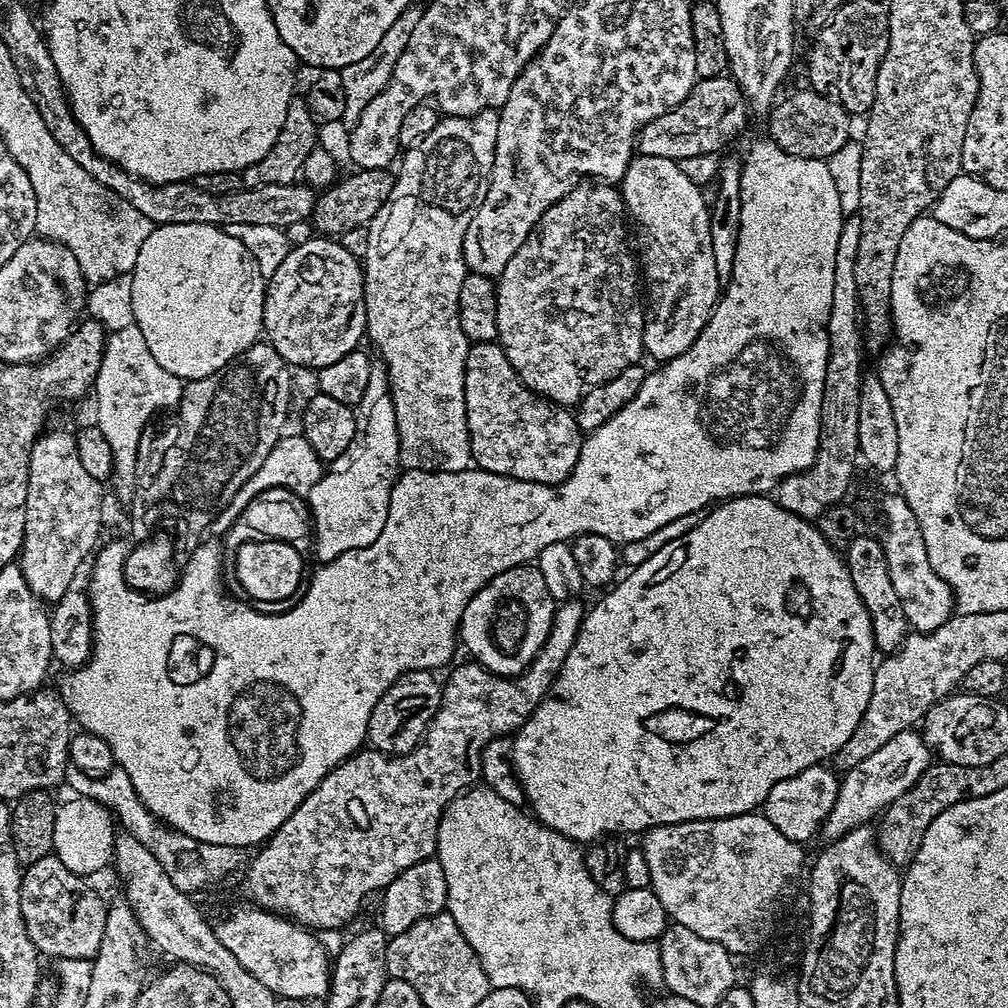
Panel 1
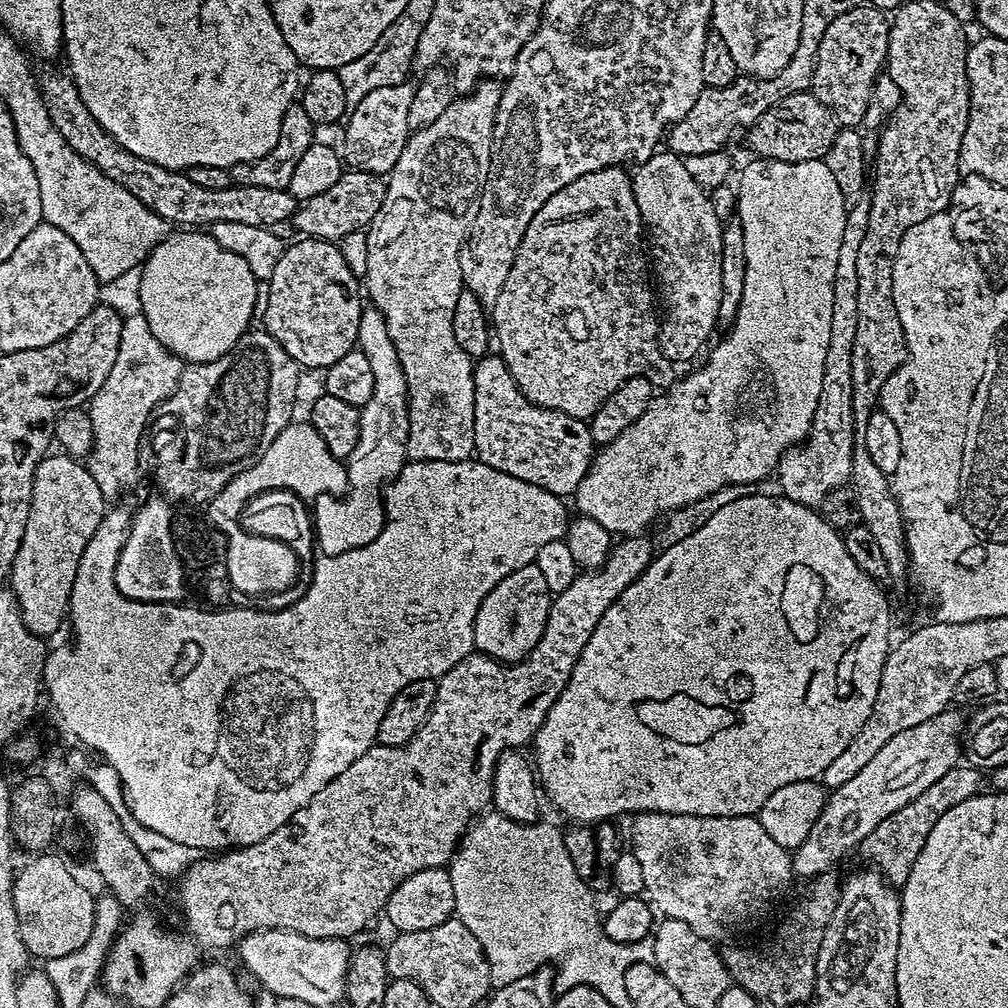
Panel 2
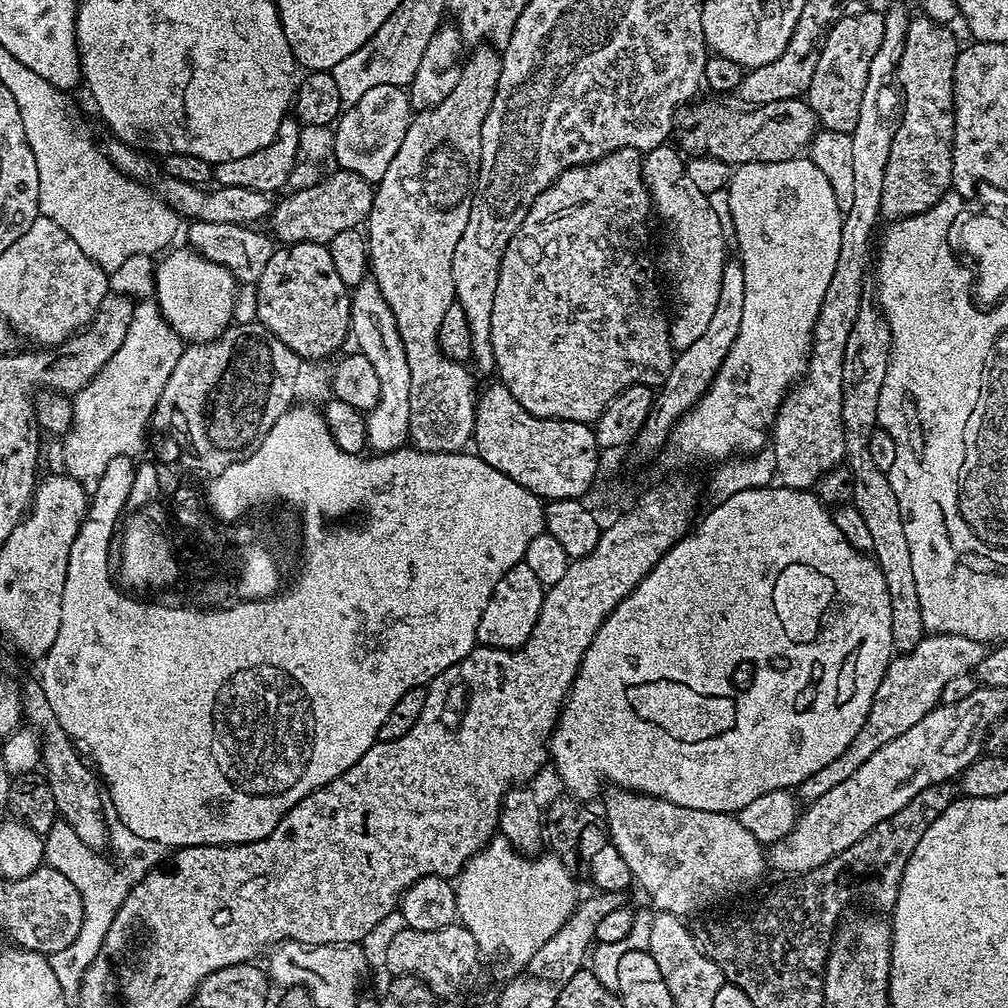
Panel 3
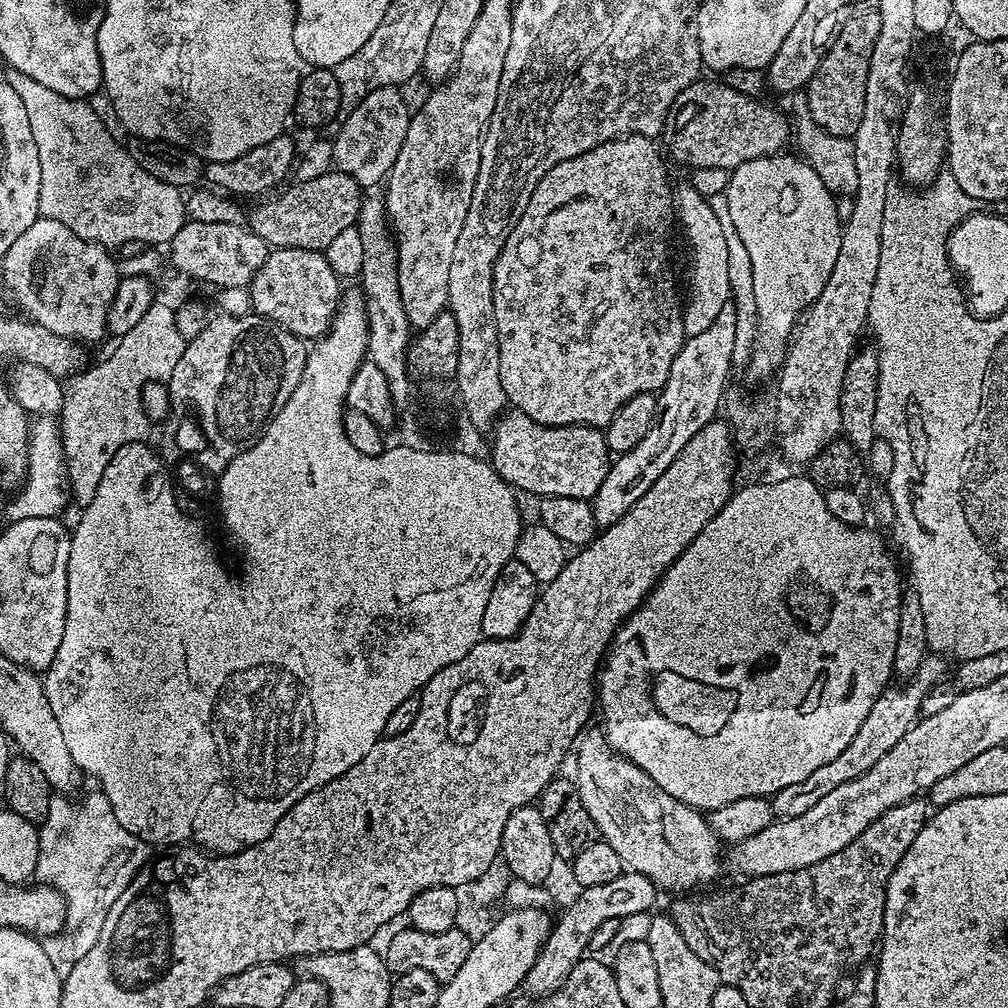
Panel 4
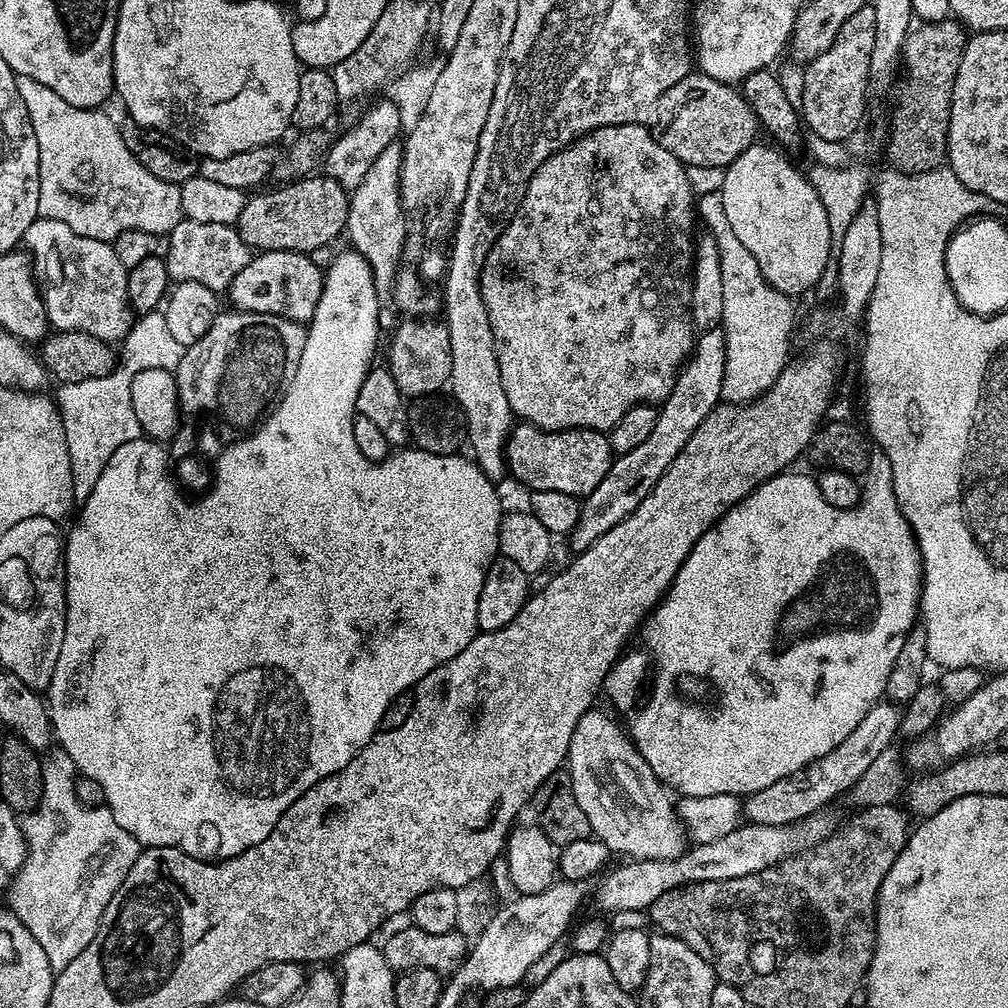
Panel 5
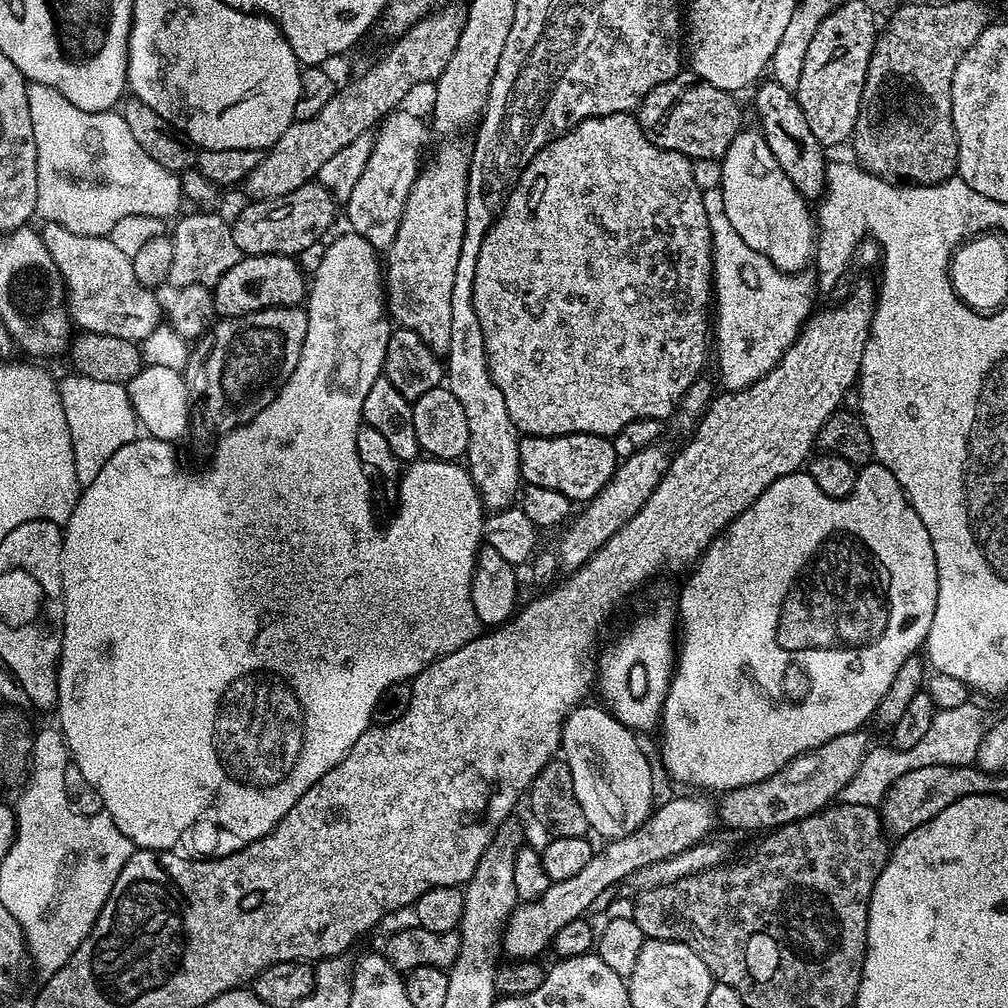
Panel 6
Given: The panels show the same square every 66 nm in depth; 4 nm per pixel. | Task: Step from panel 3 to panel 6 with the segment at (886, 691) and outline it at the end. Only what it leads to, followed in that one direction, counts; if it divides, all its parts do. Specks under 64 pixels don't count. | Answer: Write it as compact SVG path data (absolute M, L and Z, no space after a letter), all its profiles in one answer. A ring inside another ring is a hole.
M857 730L850 734L838 734L838 738L830 738L822 746L795 756L786 766L782 766L782 770L770 774L770 778L723 793L721 800L724 801L718 804L722 824L737 828L740 832L763 833L781 828L783 824L794 824L829 807L842 788L858 773L864 756L869 752L870 742L866 733Z

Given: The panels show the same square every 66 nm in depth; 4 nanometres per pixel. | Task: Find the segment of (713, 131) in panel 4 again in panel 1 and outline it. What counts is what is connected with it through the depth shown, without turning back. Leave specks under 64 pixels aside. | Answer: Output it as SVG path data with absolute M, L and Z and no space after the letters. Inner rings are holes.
M805 90L796 92L785 98L781 104L772 108L768 116L767 135L786 154L794 154L798 158L814 158L827 162L831 156L838 154L842 146L853 135L853 117L841 104L826 98L822 94Z

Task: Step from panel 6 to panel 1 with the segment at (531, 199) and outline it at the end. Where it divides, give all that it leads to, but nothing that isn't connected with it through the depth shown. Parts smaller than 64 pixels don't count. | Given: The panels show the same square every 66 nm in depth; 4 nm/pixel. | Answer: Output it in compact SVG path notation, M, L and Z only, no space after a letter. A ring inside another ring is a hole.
M581 182L575 188L571 188L557 204L550 206L550 210L542 214L539 224L532 229L526 242L518 246L514 258L506 262L506 266L500 271L496 280L496 317L498 318L496 340L502 346L506 358L510 358L510 366L514 366L518 378L525 386L556 404L565 406L579 404L580 399L588 393L588 389L610 382L610 378L618 378L618 374L622 374L626 366L641 363L645 355L644 313L646 304L642 299L642 272L638 267L634 252L628 249L628 232L624 229L624 220L626 224L624 197L620 195L619 187L608 182Z

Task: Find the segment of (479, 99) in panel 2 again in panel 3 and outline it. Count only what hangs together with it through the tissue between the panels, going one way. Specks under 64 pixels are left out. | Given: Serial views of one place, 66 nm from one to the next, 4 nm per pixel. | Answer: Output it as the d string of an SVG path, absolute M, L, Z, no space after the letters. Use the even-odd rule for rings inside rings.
M476 46L463 61L458 86L438 102L438 106L416 112L408 121L406 138L394 154L386 174L375 185L372 209L366 221L366 256L370 261L370 276L398 322L406 362L410 366L410 426L408 439L422 452L459 452L469 447L476 425L477 395L472 394L472 382L463 363L447 356L438 342L438 326L456 298L452 263L454 246L466 230L472 209L472 194L480 173L482 154L482 126L498 90L502 56L495 47Z

